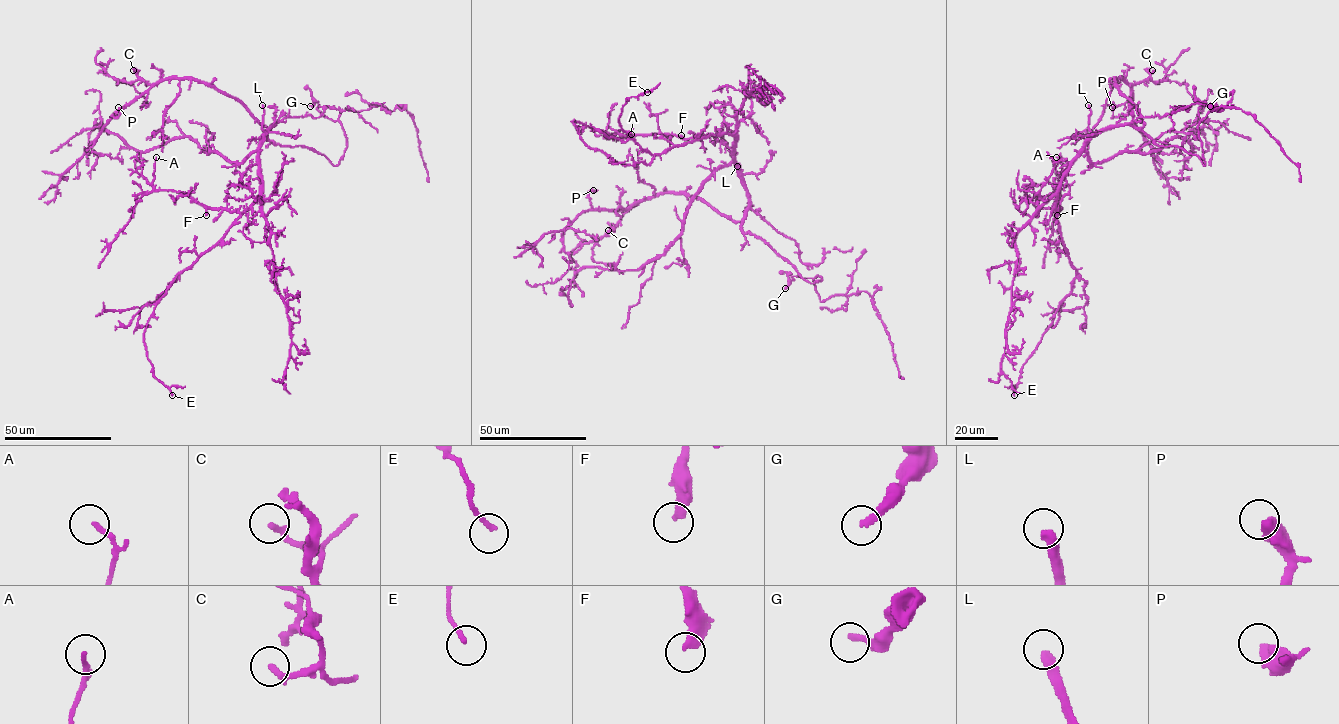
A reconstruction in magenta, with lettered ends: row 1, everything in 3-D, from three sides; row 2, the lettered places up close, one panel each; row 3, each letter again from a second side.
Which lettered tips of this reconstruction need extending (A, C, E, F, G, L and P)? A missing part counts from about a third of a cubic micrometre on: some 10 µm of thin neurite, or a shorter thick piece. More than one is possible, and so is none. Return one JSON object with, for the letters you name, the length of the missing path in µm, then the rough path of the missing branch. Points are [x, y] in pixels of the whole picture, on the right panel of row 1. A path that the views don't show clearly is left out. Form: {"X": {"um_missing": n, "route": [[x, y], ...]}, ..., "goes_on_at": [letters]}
{"G": {"um_missing": 50}, "L": {"um_missing": 110}, "goes_on_at": ["G", "L"]}

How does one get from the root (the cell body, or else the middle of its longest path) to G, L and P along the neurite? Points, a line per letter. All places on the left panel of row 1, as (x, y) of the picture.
G: (273, 125), (269, 140), (310, 147), (337, 165), (347, 147), (345, 132), (317, 108), (317, 102), (310, 106)
L: (273, 125), (267, 134), (263, 130), (262, 105)
P: (273, 125), (262, 126), (239, 101), (187, 78), (156, 82), (114, 118), (120, 113), (118, 107)

